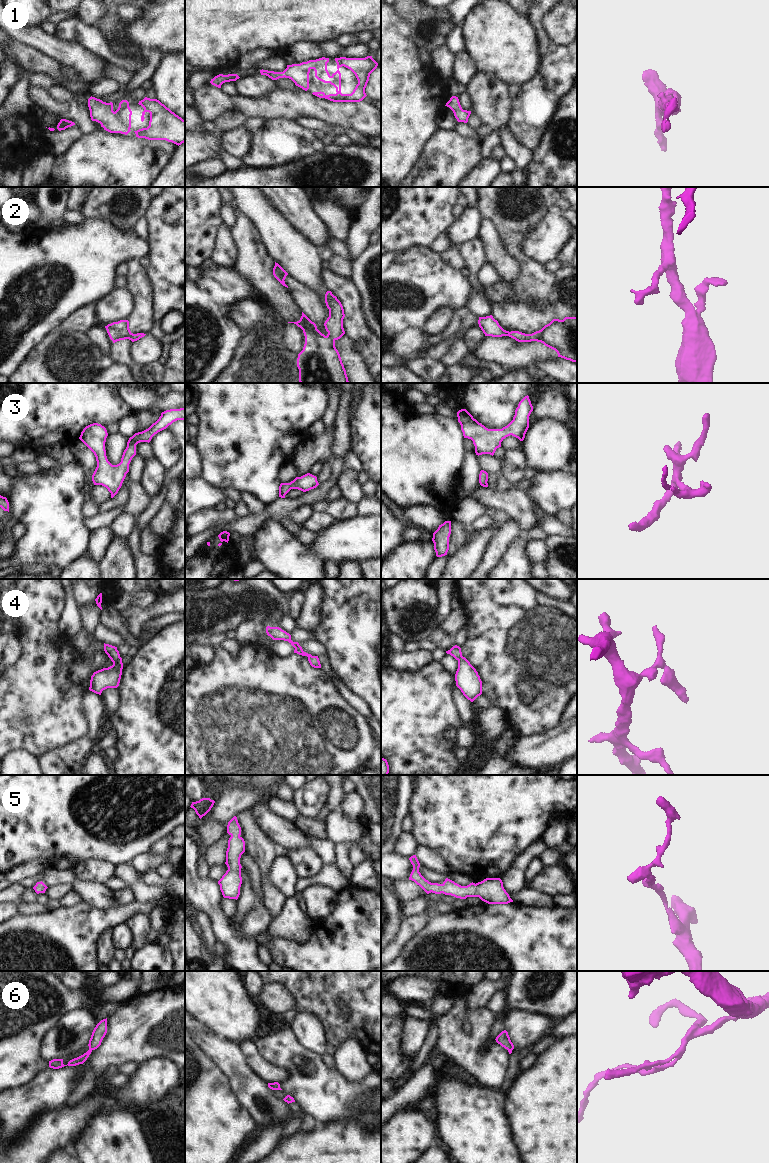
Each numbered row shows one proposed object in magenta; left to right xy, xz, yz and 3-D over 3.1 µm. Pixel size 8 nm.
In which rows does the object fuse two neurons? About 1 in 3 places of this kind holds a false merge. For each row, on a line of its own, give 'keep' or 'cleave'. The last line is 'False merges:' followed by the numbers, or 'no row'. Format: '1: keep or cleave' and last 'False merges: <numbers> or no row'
1: keep
2: keep
3: keep
4: keep
5: keep
6: keep
False merges: no row

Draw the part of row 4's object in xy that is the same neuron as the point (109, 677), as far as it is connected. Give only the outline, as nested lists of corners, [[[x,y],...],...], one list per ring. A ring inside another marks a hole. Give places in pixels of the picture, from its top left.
[[[104,643],[104,651],[113,665],[94,672],[89,687],[90,691],[99,695],[107,688],[117,688],[119,686],[123,669],[122,658],[117,647]]]

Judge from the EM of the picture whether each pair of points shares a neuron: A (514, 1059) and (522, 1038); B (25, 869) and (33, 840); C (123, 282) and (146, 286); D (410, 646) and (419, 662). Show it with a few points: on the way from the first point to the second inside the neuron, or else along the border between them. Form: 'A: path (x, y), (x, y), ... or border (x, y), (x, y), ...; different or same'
A: border (514, 1047), (523, 1054); different
B: border (37, 866), (32, 862), (26, 862), (10, 871); different
C: border (126, 276), (128, 280), (127, 287); different
D: border (420, 648), (414, 651), (404, 651); different

